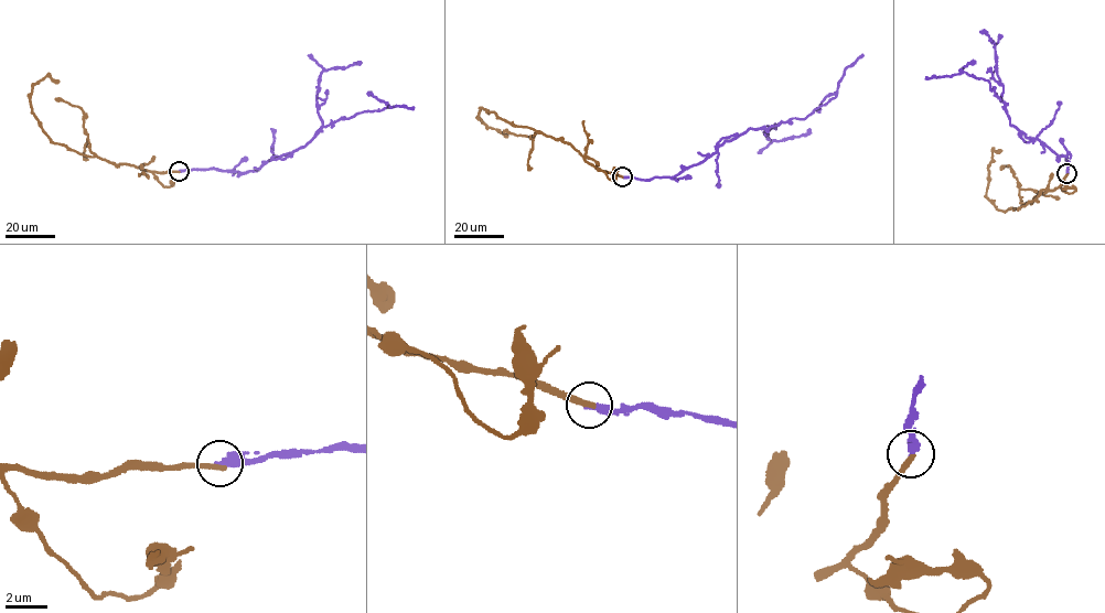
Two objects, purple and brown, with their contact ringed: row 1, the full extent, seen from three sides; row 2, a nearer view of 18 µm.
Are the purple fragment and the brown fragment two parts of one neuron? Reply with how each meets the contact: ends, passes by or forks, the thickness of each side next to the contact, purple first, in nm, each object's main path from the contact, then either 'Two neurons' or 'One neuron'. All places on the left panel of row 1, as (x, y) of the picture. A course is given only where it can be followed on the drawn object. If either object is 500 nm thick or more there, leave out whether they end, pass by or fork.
At the ring purple ends. At the ring brown ends. Thickness 380 nm (purple) against 300 nm. Course of purple: (179, 171), (256, 171), (276, 157), (304, 147), (322, 127), (341, 119), (395, 105), (414, 109). Course of brown: (179, 171), (116, 164), (53, 143), (33, 114), (30, 94), (32, 86), (45, 76), (58, 82). Two neurons

